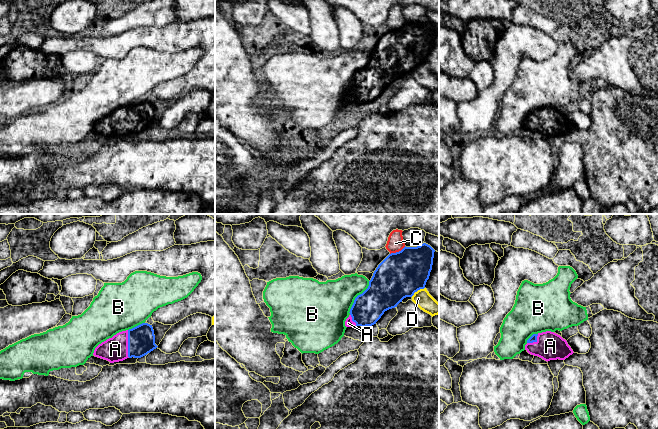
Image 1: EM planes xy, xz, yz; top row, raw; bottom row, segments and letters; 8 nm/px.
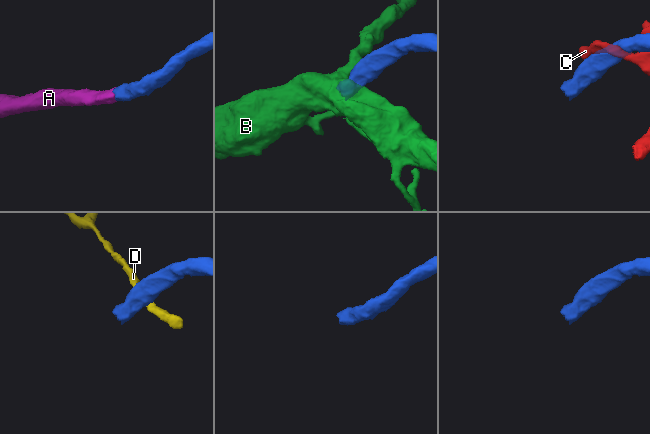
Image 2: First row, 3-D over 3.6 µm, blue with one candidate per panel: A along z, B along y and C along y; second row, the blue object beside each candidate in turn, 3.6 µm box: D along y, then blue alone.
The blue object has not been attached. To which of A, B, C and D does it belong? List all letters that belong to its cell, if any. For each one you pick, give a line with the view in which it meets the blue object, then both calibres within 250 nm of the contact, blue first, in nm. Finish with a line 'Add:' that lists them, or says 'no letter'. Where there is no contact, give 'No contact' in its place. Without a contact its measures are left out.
A: Touches blue in xy. Thickness 220 nm (blue) against 200 nm
Add: A

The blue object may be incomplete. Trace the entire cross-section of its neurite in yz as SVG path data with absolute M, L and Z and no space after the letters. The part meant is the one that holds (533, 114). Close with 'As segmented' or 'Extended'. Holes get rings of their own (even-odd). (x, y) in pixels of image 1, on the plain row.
M551 107L533 110L527 116L525 126L547 138L557 135L565 136L574 129L565 115Z. Extended

